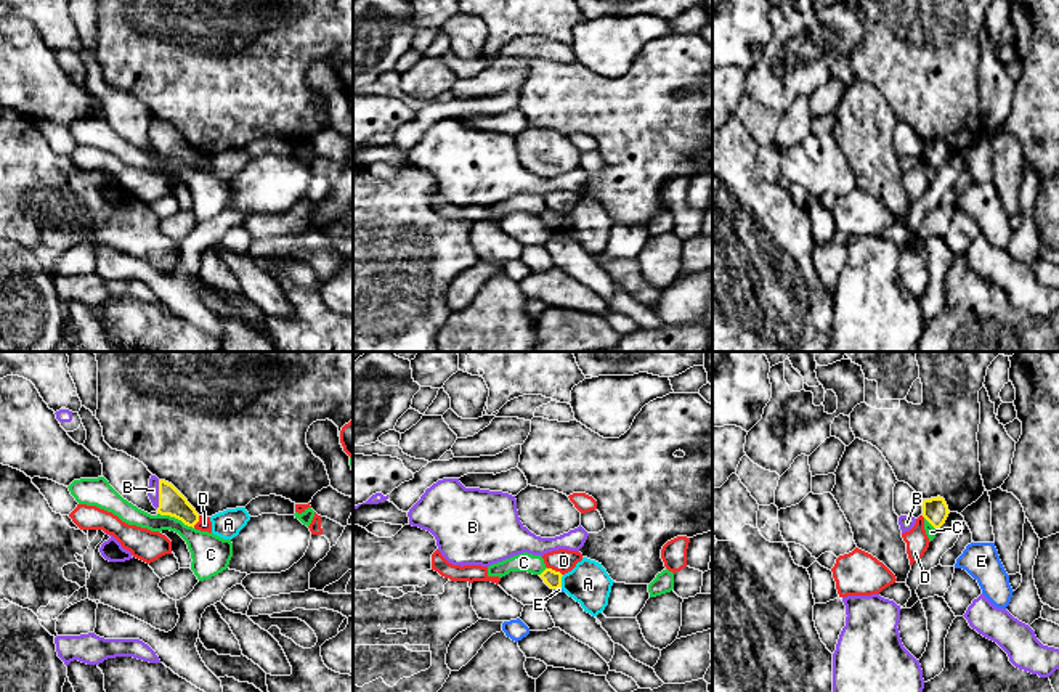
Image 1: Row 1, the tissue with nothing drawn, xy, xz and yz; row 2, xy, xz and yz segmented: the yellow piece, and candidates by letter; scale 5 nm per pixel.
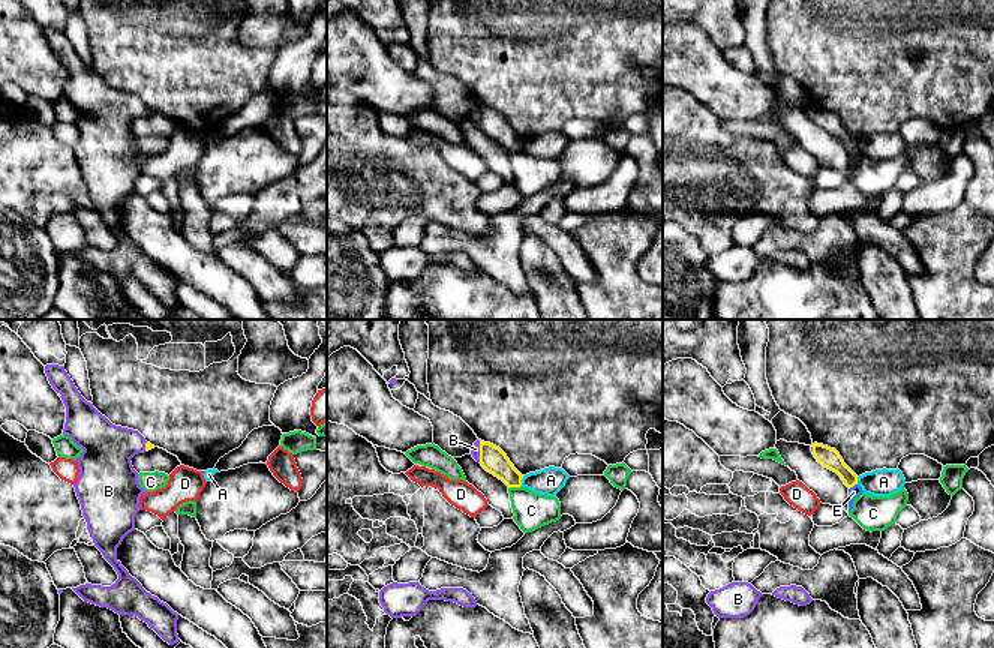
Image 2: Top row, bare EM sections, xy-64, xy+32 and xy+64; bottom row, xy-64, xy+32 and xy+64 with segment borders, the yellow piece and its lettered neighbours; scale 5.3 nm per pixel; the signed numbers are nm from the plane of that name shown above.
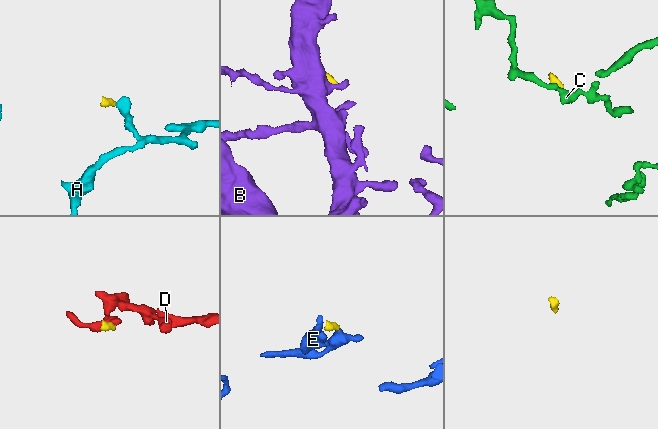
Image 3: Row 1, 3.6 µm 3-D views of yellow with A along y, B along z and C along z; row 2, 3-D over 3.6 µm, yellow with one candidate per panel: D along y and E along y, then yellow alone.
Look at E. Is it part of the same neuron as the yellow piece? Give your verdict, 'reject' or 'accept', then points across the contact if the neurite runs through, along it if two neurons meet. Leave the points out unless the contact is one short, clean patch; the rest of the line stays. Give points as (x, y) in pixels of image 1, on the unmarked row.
reject; border along xz (560, 227), (554, 230)

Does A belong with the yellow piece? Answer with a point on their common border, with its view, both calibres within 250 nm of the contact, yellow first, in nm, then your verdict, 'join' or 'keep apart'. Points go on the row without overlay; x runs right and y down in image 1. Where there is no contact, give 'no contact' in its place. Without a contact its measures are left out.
xz (560, 222) | 90/220 nm | keep apart

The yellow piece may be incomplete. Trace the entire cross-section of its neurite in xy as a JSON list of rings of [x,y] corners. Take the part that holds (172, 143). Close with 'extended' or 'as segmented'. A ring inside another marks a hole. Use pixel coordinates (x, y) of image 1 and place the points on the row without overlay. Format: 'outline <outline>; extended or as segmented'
outline [[[151,116],[148,136],[160,156],[170,156],[193,167],[199,162],[199,154],[188,140],[168,122]]]; extended

